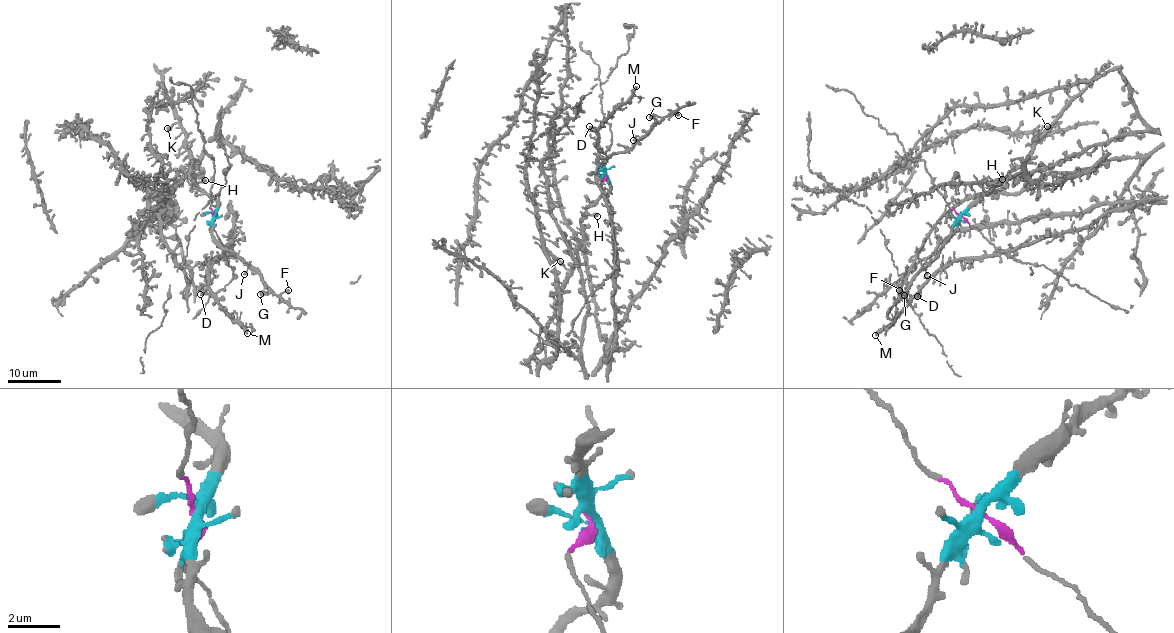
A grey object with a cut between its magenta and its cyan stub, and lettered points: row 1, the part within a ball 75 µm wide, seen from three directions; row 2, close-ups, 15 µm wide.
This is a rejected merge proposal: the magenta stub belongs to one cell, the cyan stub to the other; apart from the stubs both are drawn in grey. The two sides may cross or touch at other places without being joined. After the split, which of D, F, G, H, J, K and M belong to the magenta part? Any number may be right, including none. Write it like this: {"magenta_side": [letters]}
{"magenta_side": ["D", "M"]}

